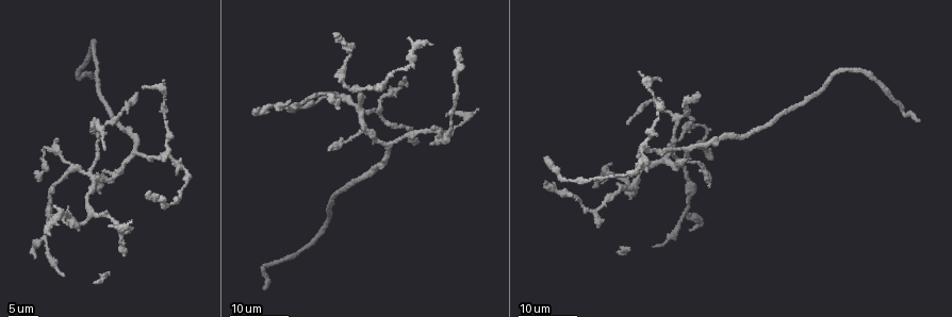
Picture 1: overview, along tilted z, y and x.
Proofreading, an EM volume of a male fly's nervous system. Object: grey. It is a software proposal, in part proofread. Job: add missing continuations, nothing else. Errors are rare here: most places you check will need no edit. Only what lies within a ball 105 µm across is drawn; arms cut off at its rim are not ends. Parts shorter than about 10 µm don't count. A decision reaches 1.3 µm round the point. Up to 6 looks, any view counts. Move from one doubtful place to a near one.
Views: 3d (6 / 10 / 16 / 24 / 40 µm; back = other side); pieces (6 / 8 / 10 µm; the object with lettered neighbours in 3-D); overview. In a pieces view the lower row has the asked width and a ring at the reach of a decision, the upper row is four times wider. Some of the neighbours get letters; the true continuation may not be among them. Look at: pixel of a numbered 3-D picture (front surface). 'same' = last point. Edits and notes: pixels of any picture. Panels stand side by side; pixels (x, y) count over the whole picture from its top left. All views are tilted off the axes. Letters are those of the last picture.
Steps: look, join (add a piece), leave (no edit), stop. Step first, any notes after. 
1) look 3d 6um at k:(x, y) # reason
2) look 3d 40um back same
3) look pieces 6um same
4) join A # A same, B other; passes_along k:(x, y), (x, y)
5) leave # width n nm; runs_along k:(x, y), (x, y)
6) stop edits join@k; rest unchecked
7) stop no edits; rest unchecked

look 3d 16um at 1:(699, 91) # branch stops here

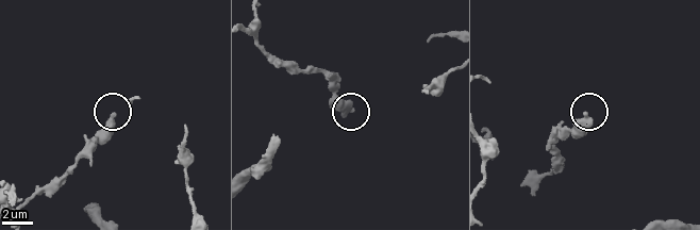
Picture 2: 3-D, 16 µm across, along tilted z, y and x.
look pieces 8um at 2:(116, 117)

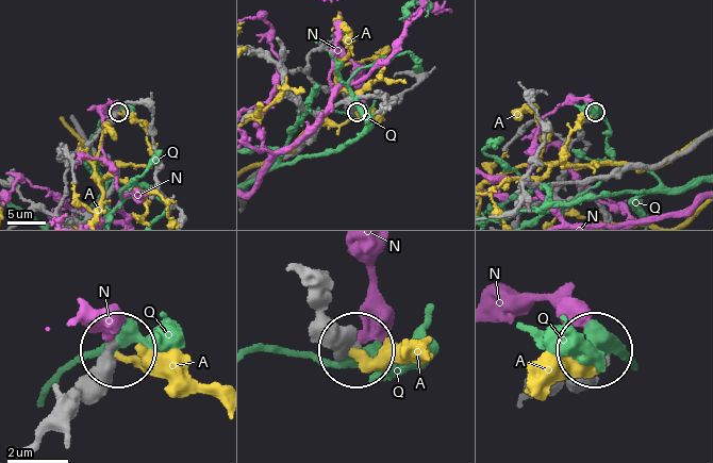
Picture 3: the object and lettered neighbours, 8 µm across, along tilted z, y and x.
leave # width 390 nm; A other, N other, Q other; runs_along 3:(303, 281), (315, 315), (349, 350); none of them fits

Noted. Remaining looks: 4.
look 3d 16um at 1:(405, 76) # stops while still wide

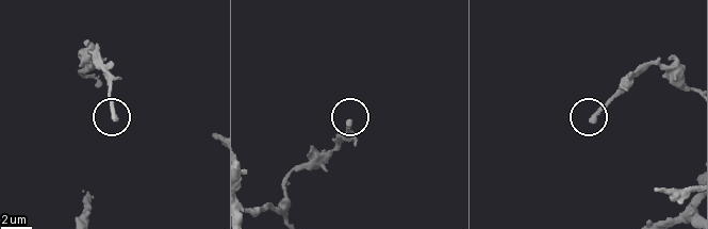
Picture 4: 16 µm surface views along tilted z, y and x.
look 3d 10um at 4:(591, 120)

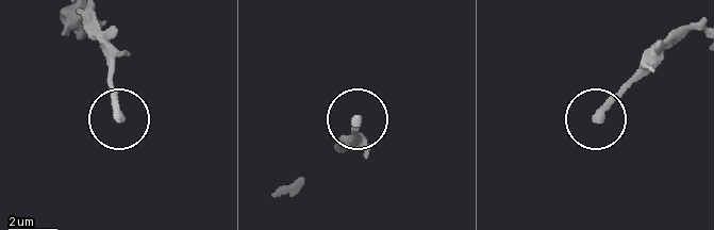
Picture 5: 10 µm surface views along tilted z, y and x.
look pieces 10um at 5:(598, 120) # what lies round it

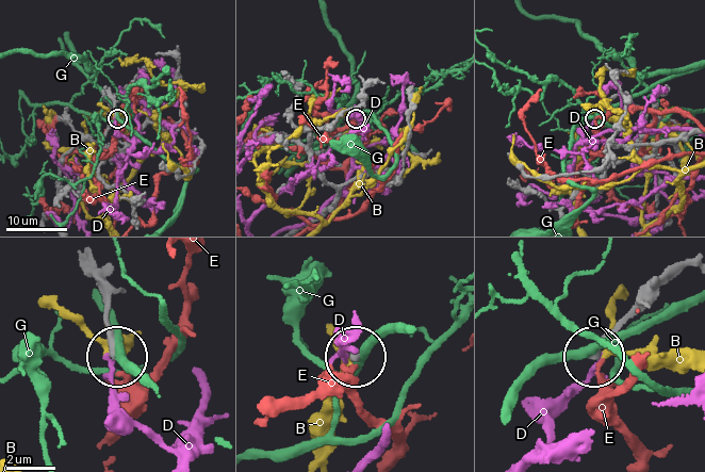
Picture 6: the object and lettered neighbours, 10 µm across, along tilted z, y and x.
leave # B other, D other, E other, G other; runs_along 6:(93, 264), (117, 351); no lettered piece goes on from it

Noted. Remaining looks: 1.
stop no edits; rest unchecked

